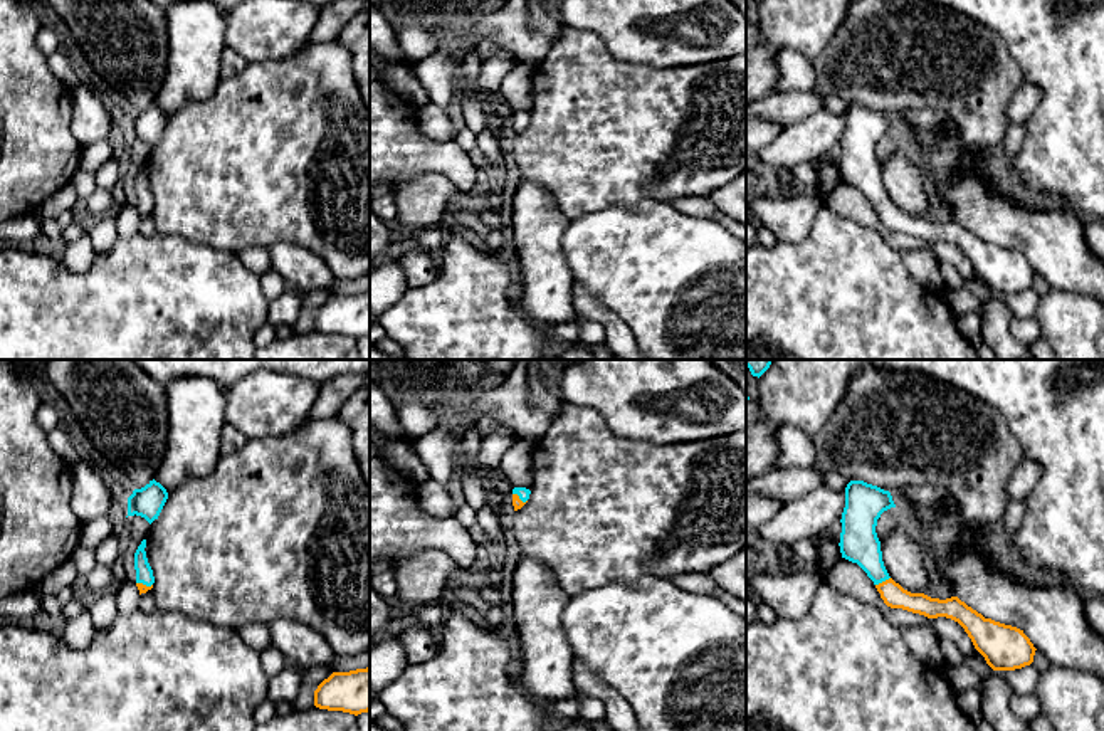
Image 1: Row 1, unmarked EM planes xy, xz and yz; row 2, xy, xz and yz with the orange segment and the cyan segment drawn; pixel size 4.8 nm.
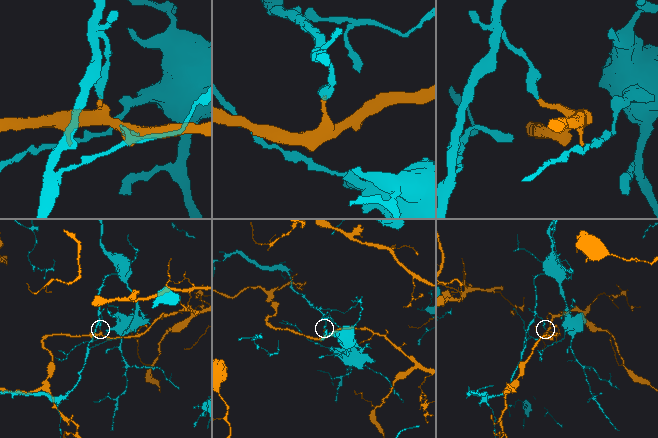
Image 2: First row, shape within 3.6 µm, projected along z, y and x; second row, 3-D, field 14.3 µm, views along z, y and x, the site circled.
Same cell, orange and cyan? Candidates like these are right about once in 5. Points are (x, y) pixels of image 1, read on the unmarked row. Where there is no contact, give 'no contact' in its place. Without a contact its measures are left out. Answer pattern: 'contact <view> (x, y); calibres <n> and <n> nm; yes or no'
contact yz (883, 205); calibres 110 and 190 nm; no

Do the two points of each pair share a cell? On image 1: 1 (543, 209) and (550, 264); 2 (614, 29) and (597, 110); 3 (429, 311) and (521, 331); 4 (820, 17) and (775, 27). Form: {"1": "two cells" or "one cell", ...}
{"1": "one cell", "2": "two cells", "3": "one cell", "4": "one cell"}

